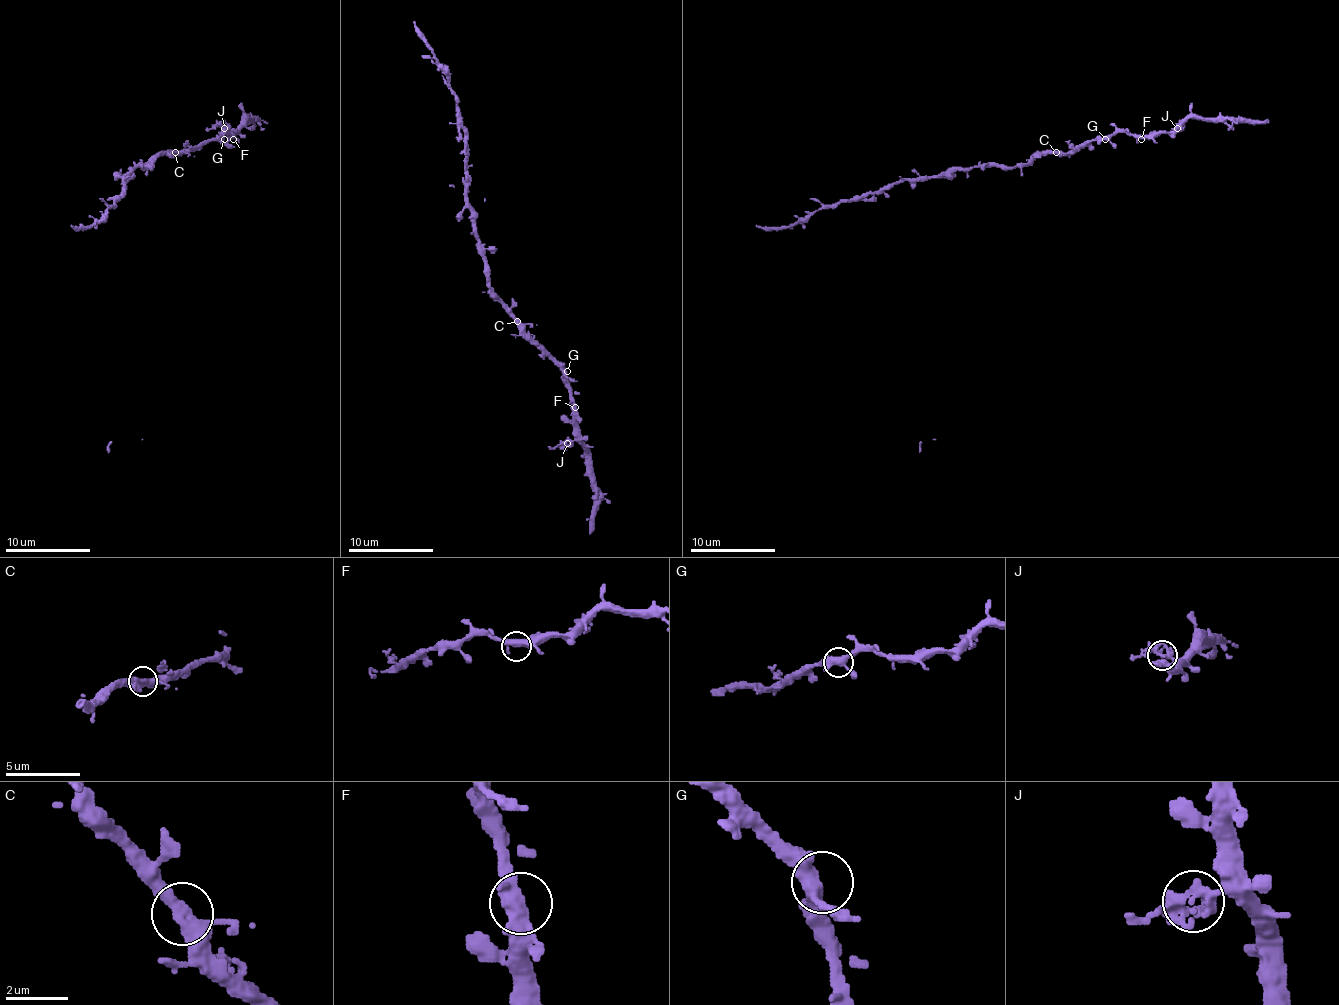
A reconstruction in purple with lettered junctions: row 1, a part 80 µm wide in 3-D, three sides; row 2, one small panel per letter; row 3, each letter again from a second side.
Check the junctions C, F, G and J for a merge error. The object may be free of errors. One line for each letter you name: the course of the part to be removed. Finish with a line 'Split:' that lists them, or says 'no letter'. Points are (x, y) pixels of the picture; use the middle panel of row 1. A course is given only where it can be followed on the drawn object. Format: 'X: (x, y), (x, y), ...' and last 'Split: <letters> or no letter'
Split: no letter

